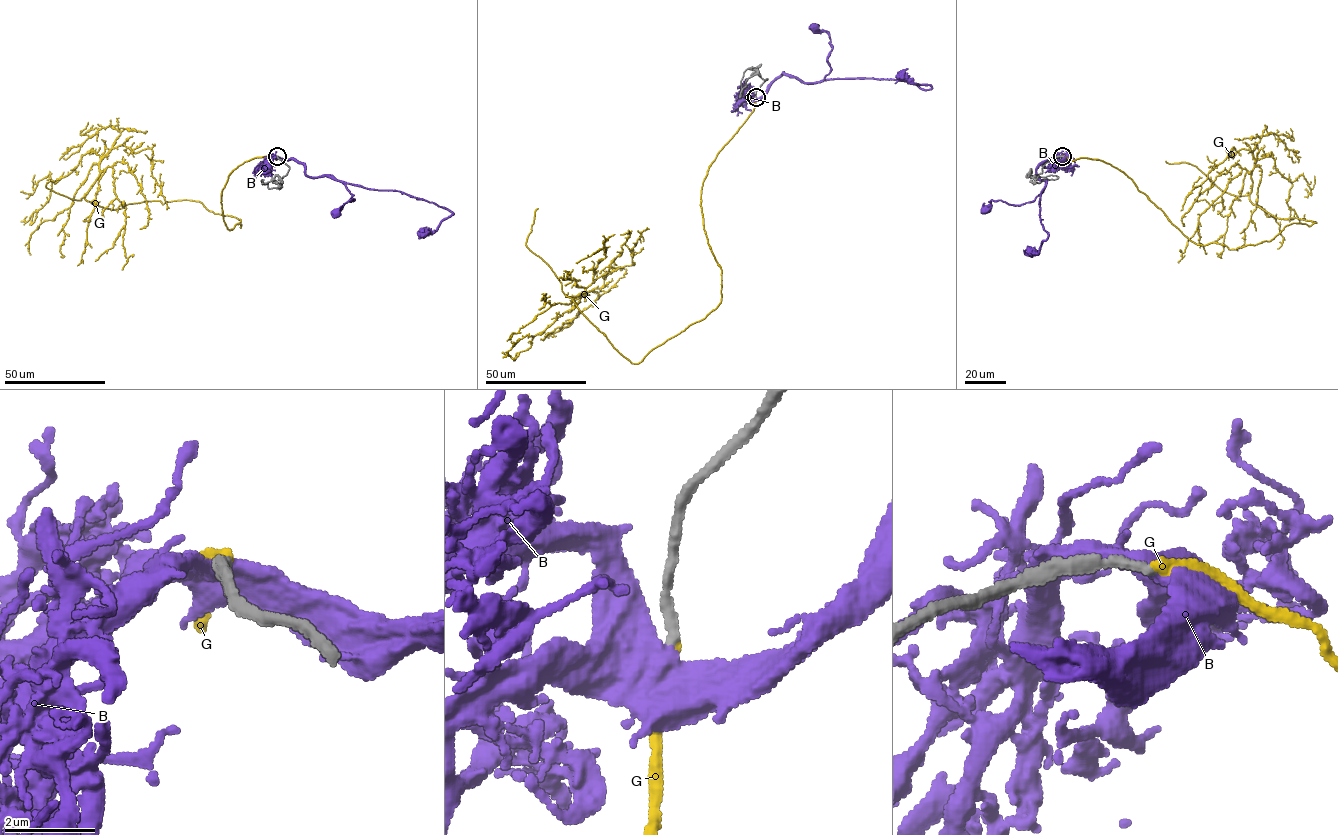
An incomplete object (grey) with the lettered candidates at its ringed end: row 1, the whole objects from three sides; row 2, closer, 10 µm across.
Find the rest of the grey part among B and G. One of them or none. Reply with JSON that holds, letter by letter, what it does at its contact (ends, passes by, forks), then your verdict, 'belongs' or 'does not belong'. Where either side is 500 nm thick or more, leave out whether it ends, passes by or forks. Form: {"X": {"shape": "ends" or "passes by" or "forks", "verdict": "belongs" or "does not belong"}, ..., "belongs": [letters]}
{"B": {"verdict": "does not belong"}, "G": {"shape": "ends", "verdict": "belongs"}, "belongs": ["G"]}

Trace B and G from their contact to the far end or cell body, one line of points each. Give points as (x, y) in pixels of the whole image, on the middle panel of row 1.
B: (755, 97), (761, 97), (783, 72), (811, 83), (821, 82), (829, 73), (830, 37), (814, 27)
G: (755, 97), (702, 186), (721, 301), (632, 364), (566, 295), (601, 288), (632, 264), (647, 227)

